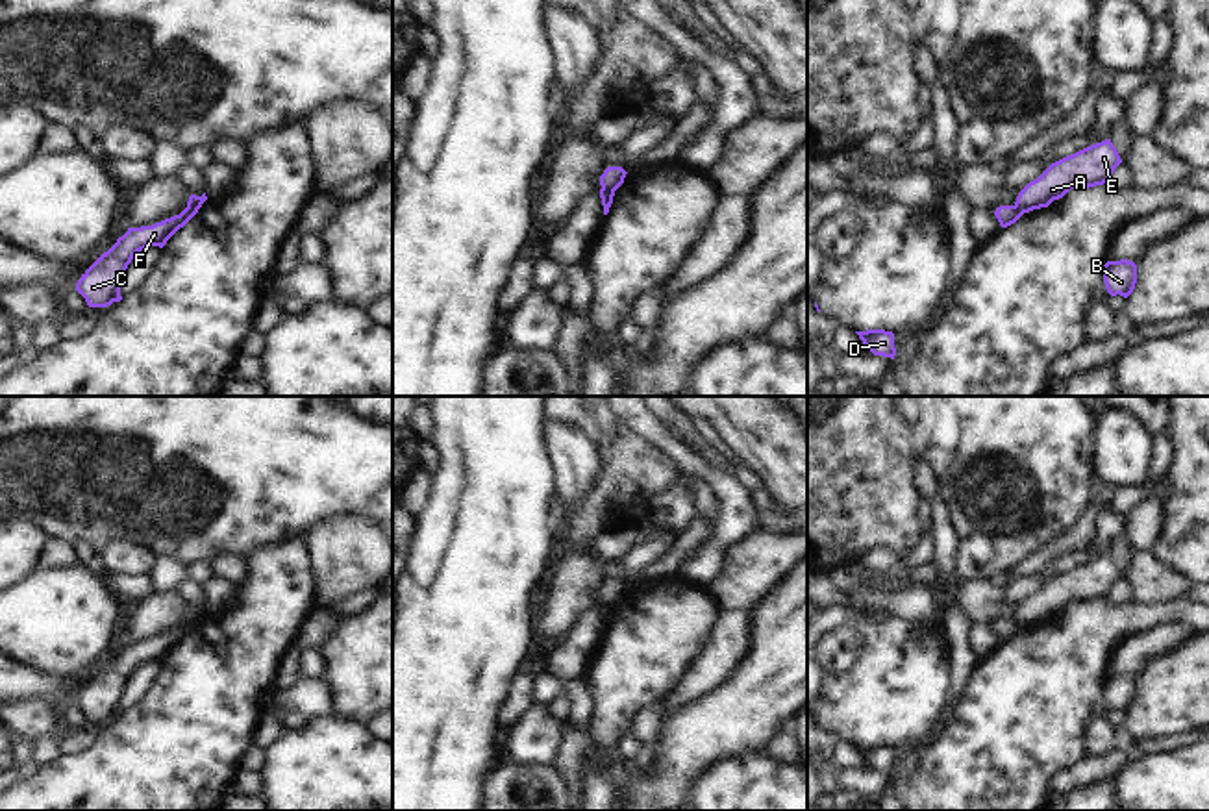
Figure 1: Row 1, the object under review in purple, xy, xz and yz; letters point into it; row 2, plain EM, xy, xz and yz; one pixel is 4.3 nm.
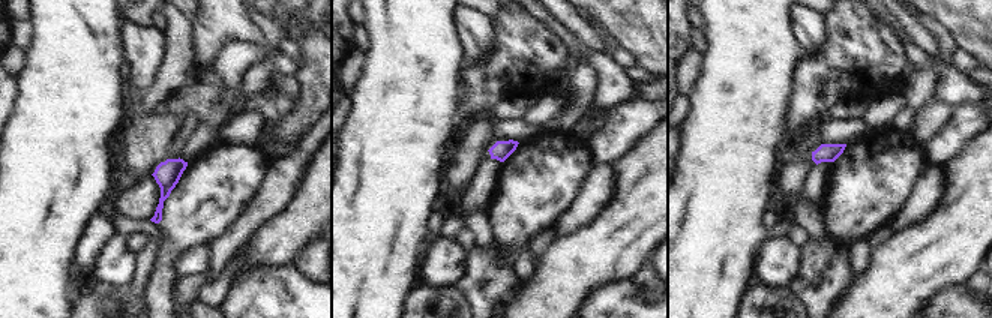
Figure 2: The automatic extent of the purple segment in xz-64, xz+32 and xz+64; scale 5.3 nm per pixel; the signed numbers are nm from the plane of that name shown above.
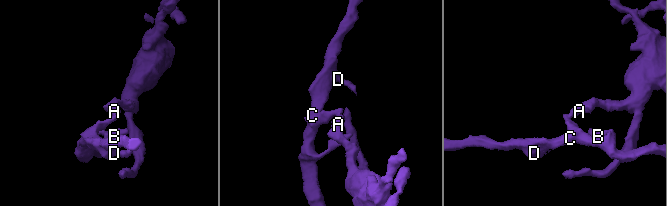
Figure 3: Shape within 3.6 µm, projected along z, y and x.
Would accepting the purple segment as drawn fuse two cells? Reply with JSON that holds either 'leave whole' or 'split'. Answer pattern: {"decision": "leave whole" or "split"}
{"decision": "split"}

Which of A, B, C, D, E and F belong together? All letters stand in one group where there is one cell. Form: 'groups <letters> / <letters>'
groups A E / B C D F

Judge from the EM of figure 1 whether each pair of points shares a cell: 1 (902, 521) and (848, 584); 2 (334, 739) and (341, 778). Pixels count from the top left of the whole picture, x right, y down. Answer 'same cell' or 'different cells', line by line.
1: different cells
2: same cell

